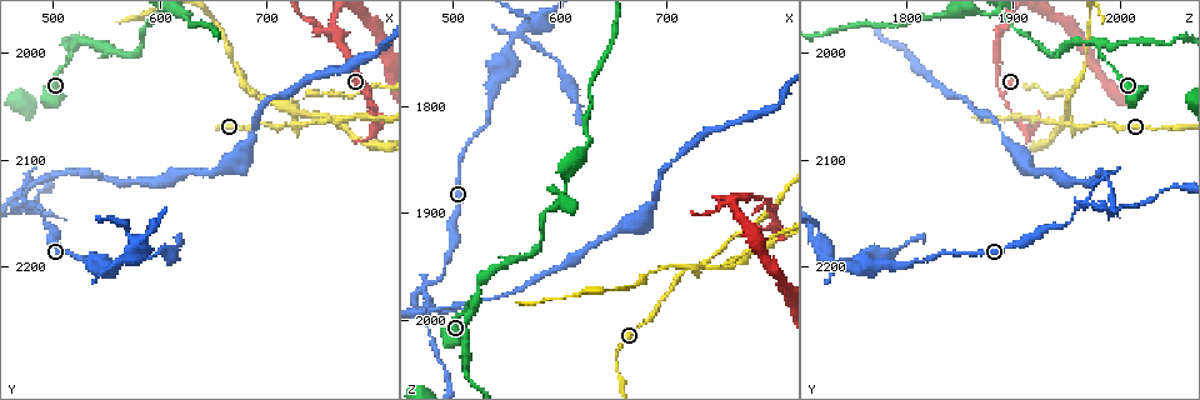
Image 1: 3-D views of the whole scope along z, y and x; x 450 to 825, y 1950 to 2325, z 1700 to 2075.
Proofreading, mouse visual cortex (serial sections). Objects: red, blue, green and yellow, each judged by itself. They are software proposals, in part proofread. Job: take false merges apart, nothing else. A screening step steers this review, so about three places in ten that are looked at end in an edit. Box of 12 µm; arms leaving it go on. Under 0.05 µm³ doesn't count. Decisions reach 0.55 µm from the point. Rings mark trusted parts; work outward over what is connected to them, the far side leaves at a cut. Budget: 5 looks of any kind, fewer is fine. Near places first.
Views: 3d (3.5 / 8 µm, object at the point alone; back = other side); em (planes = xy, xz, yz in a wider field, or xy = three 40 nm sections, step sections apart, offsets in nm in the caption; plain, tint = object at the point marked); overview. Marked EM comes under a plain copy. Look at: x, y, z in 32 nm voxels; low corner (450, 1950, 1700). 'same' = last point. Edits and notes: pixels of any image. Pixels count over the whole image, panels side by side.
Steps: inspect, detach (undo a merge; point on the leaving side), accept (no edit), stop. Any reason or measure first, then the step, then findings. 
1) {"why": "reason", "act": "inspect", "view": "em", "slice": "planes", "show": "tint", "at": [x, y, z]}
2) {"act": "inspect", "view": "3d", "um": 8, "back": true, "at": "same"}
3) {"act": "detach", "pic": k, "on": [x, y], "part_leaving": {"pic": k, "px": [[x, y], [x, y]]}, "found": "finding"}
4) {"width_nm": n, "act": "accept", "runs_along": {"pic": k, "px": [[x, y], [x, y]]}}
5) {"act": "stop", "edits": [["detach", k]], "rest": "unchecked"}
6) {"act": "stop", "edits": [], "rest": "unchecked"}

{"why": "narrows sharply", "act": "inspect", "view": "3d", "um": 3.5, "at": [728, 2058, 1954]}

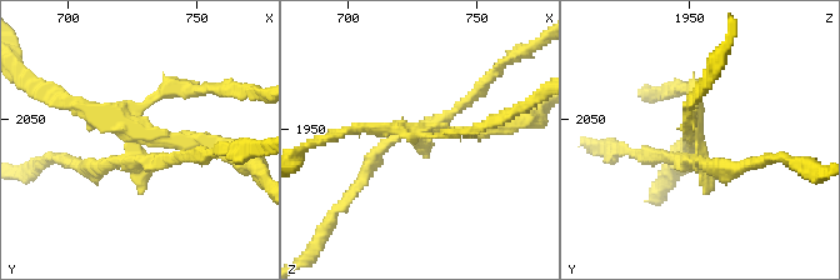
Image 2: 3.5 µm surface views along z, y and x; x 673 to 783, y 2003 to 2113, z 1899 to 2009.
{"act": "inspect", "view": "em", "slice": "xy", "step": 5, "show": "tint", "at": [726, 2059, 1953]}

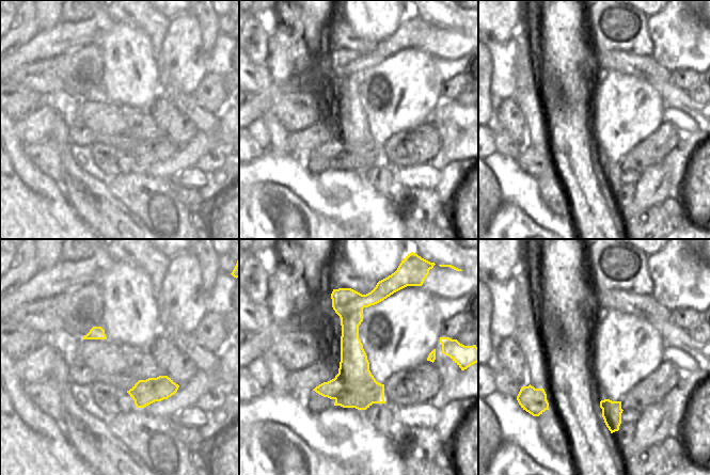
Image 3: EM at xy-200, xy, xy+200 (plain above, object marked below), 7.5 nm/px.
{"act": "detach", "pic": 2, "on": [136, 109], "part_leaving": {"pic": 2, "px": [[136, 153], [121, 126], [44, 95]]}, "found": "a second cell is stuck on"}

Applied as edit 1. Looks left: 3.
{"why": "calibre changes", "act": "inspect", "view": "3d", "um": 3.5, "at": [764, 1982, 1888]}

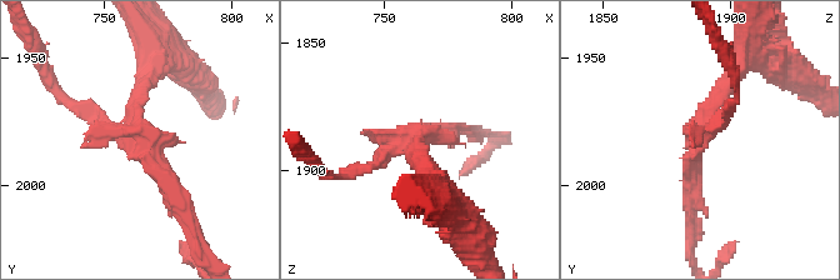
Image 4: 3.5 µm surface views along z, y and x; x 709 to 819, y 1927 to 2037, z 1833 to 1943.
{"act": "inspect", "view": "em", "slice": "xy", "step": 5, "show": "tint", "at": [762, 1980, 1887]}

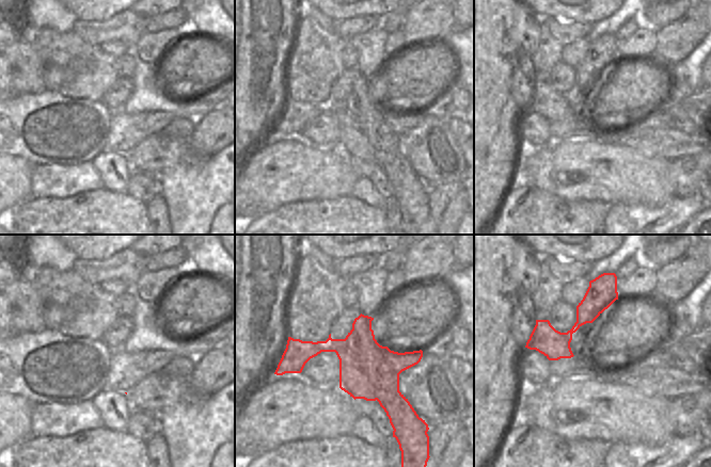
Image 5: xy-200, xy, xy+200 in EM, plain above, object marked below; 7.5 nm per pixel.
{"act": "detach", "pic": 4, "on": [148, 79], "found": "two cells meet here"}

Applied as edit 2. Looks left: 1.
{"act": "stop", "edits": [["detach", 2], ["detach", 4]], "rest": "unchecked"}

